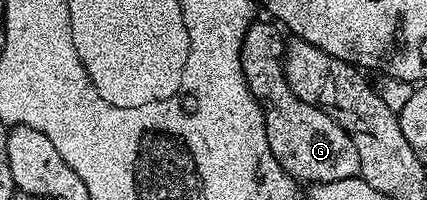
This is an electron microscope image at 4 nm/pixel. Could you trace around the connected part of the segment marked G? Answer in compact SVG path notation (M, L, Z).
M252 20L245 31L241 65L251 94L263 106L269 147L277 163L292 179L299 180L300 177L306 183L340 181L359 176L359 148L355 146L355 137L330 113L293 95L283 76L283 62L280 60L285 48L284 34L274 20L259 20Z

